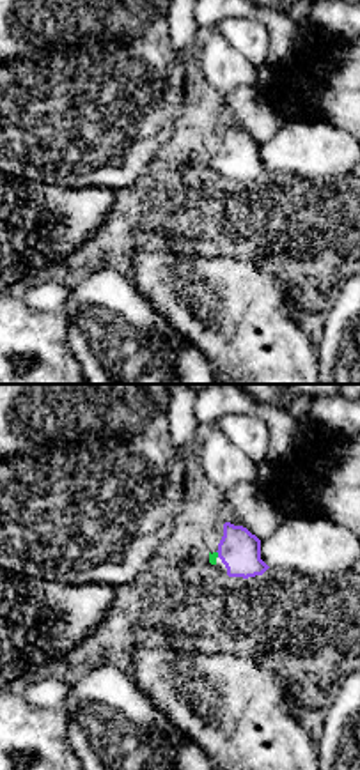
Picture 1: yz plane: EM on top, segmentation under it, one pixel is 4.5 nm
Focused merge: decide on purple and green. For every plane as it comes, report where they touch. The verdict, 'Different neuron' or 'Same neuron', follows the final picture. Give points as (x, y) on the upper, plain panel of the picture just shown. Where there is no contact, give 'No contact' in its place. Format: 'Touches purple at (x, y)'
Touches purple at (219, 158)

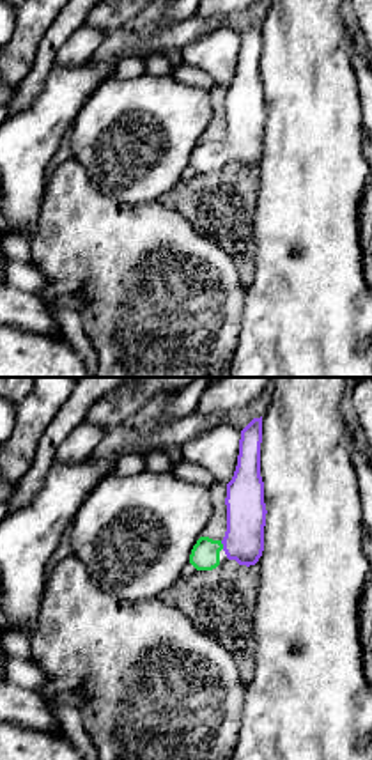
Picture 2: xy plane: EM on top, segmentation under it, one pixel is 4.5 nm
Touches purple at (222, 146)

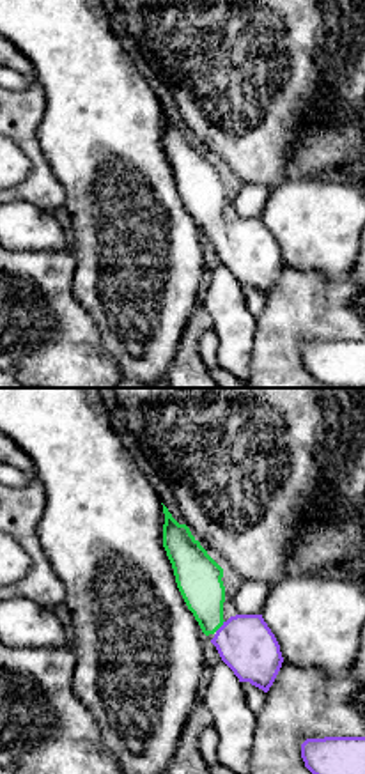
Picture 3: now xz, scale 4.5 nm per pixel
Touches purple at (222, 229)

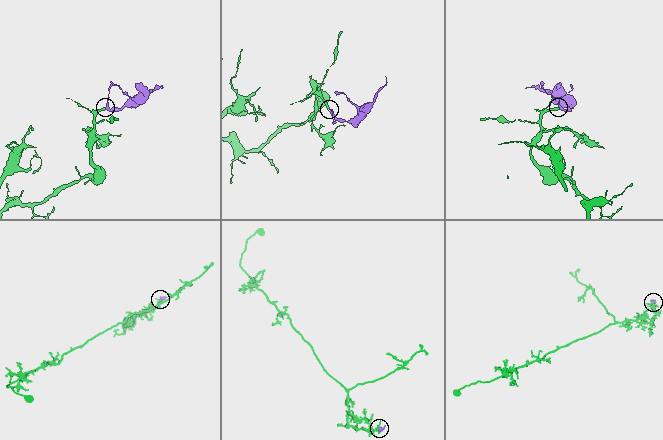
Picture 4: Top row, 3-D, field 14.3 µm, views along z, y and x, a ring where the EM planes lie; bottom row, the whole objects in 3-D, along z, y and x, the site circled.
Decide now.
Same neuron

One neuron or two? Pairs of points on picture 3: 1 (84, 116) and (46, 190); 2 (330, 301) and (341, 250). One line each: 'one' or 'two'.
1: two
2: two

